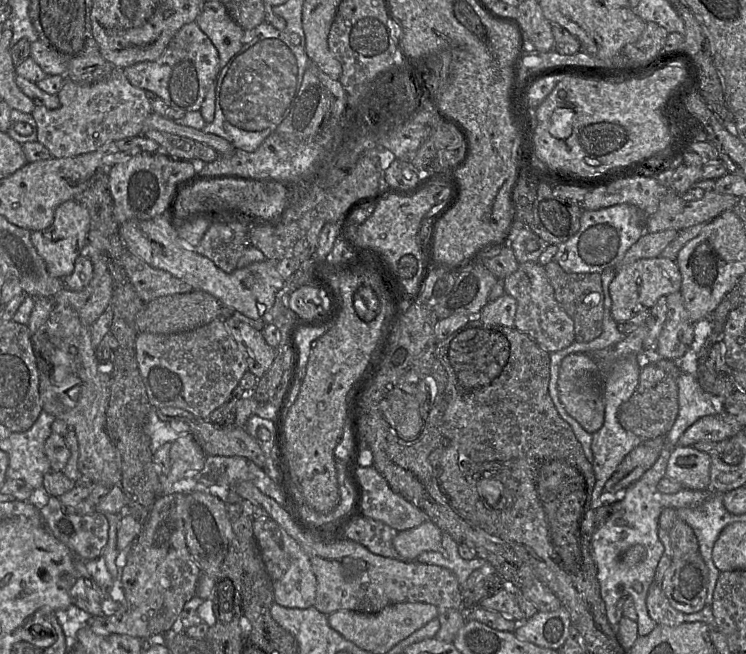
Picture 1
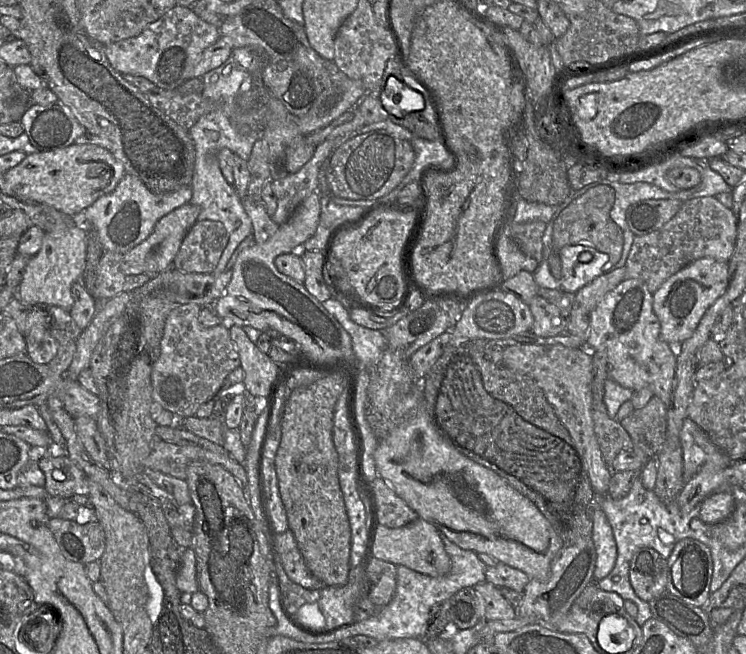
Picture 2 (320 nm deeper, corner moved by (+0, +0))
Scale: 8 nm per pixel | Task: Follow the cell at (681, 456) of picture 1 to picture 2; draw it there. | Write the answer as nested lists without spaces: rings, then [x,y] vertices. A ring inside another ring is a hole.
[[[633,278],[625,279],[607,293],[593,310],[586,347],[590,351],[607,352],[609,379],[635,392],[649,387],[654,395],[658,396],[666,407],[669,407],[677,362],[674,346],[681,344],[669,344],[663,341],[660,337],[660,331],[660,322],[653,310],[653,293],[648,290],[643,281]]]

